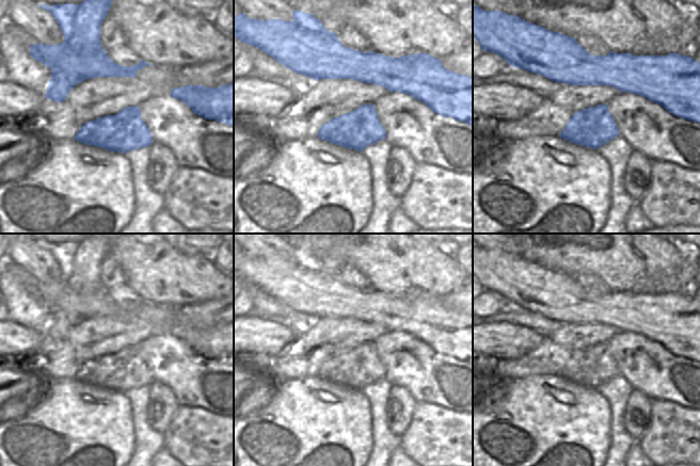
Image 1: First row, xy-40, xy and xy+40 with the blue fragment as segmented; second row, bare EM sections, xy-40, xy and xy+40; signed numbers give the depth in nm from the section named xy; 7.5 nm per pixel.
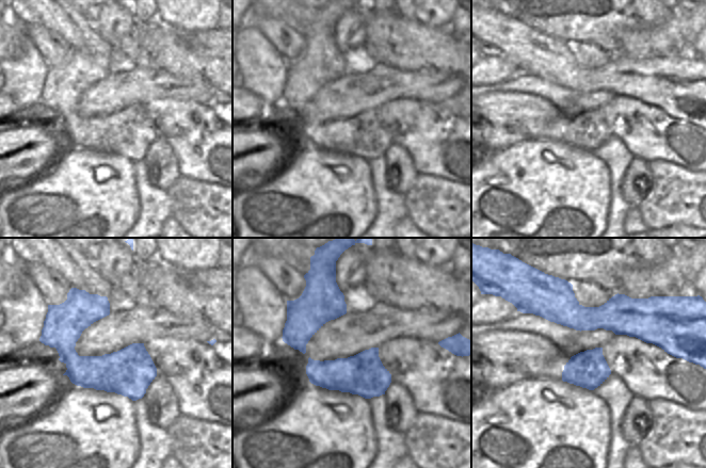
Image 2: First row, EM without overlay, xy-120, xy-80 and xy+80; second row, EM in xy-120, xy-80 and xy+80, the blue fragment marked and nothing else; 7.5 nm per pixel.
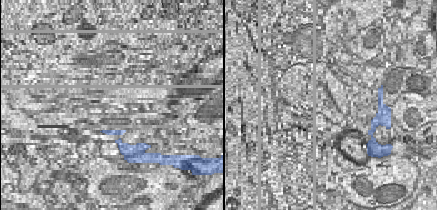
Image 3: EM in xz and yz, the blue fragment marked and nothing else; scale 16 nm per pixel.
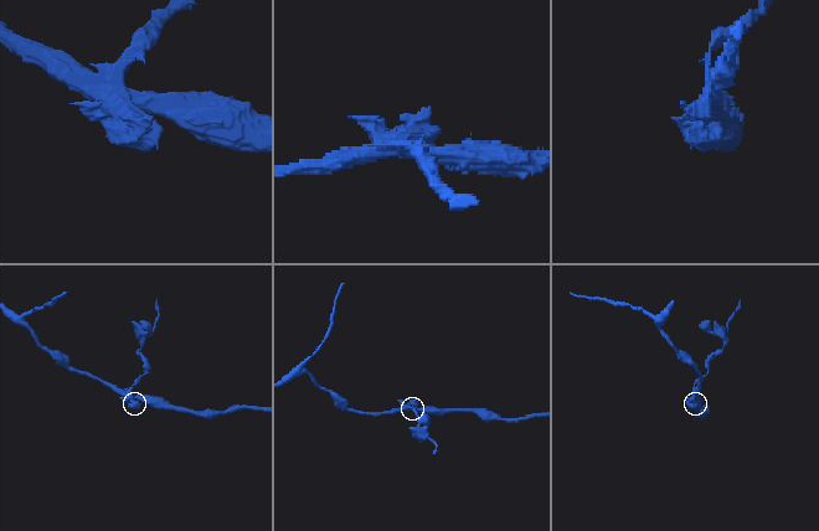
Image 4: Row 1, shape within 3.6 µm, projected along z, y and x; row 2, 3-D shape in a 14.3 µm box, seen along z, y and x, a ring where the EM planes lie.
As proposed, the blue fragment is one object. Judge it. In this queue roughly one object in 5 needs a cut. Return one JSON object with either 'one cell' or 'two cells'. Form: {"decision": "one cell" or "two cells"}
{"decision": "two cells"}

